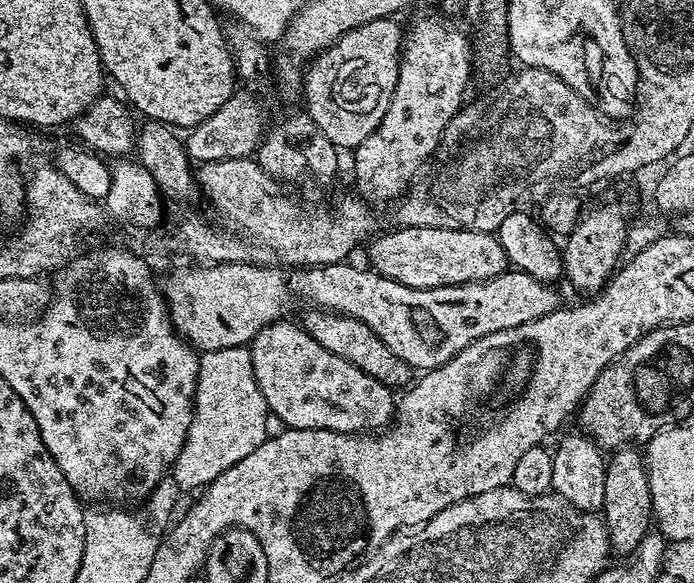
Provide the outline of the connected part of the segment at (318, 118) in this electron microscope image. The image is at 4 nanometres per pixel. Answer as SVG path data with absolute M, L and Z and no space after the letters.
M399 19L366 22L350 29L311 61L302 72L303 107L337 149L355 150L382 122L398 82L405 29Z

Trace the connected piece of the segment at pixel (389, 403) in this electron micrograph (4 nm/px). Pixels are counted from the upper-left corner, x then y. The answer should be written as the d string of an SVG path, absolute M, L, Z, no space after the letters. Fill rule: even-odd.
M281 318L268 324L253 338L252 351L254 378L268 403L269 413L281 420L281 425L289 428L321 428L335 432L355 432L368 434L373 430L384 430L394 419L394 392L388 385L378 382L358 366L338 358L326 346L322 346L299 323L291 324L291 319Z

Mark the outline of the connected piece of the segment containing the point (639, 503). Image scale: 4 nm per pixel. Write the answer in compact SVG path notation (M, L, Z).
M632 446L617 448L606 460L606 494L602 519L608 531L608 547L615 555L617 552L620 558L633 555L638 542L642 542L654 524L648 471L643 455L634 449Z

